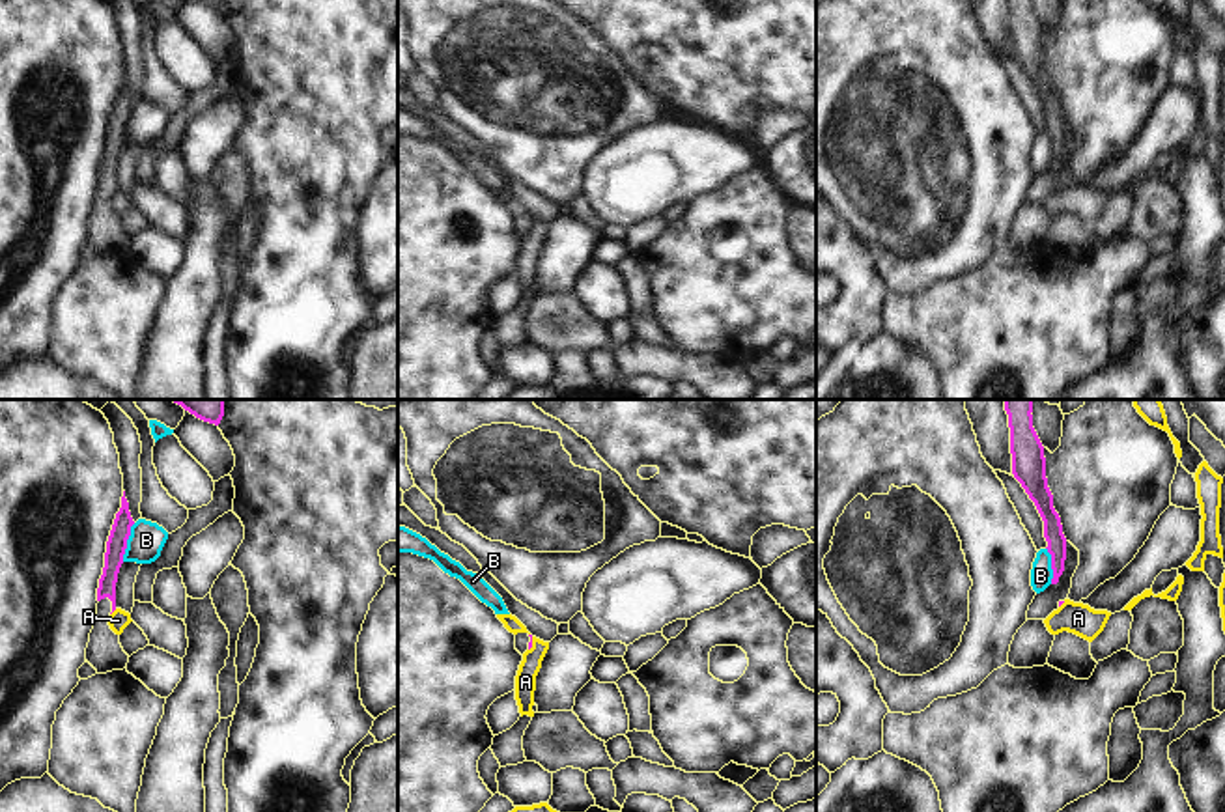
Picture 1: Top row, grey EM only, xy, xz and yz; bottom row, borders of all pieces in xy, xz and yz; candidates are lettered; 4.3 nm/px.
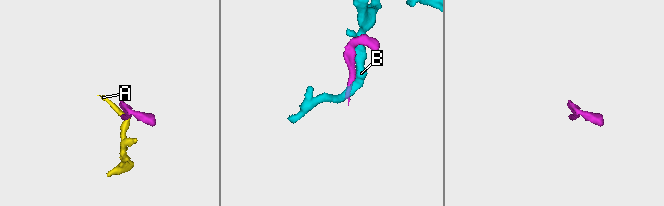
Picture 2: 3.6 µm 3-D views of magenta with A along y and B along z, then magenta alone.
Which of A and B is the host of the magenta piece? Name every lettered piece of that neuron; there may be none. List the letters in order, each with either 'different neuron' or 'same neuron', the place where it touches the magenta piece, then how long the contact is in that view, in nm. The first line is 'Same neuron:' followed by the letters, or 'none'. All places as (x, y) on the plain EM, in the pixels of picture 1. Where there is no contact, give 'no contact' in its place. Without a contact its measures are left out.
Same neuron: none
A: different neuron; contact xy (112, 193); length 40 nm
B: different neuron; contact xy (126, 124); length 180 nm

